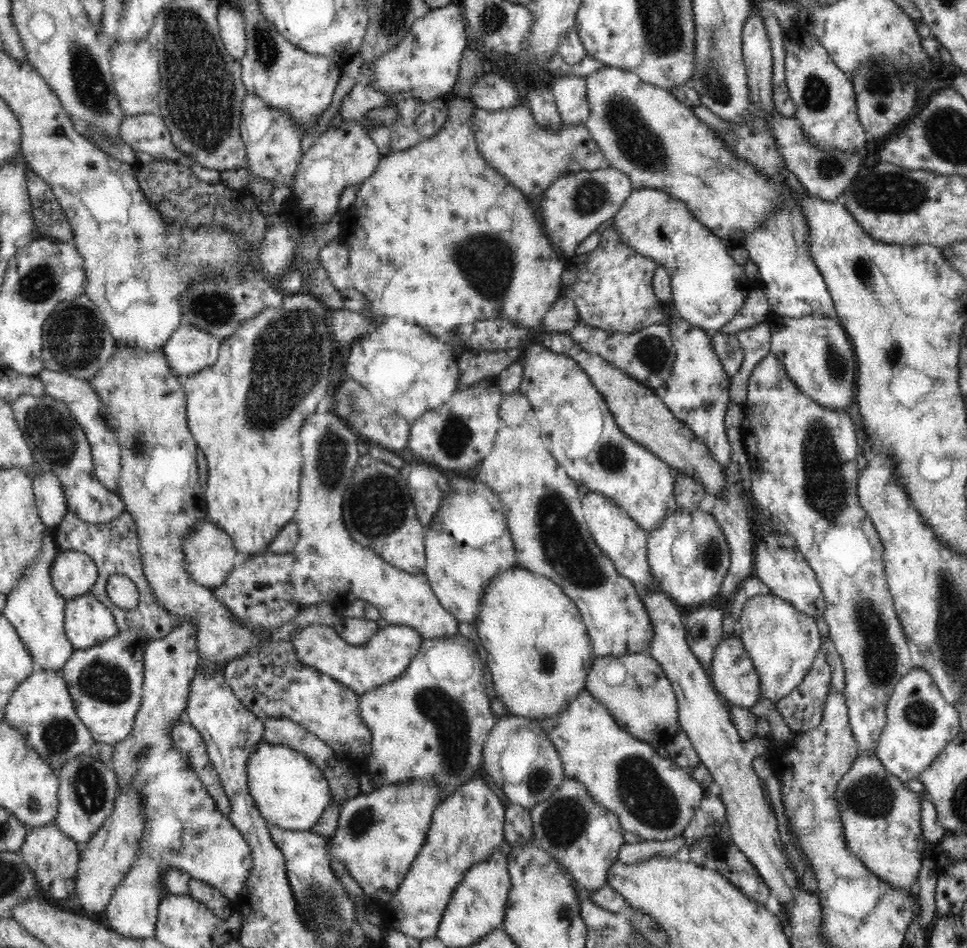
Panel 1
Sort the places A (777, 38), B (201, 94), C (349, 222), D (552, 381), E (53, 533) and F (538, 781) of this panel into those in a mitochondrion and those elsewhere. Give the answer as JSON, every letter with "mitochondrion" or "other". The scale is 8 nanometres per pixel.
{"A":"other","B":"mitochondrion","C":"other","D":"other","E":"other","F":"mitochondrion"}

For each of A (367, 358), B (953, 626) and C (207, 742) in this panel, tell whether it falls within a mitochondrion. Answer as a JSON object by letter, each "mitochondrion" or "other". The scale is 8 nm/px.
{"A":"other","B":"mitochondrion","C":"other"}

